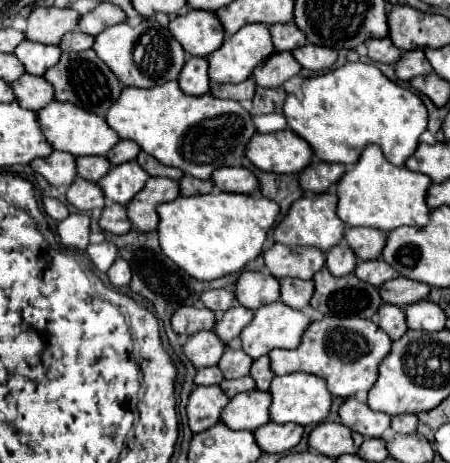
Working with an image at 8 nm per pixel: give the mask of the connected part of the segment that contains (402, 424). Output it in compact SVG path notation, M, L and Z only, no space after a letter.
M399 414L399 416L393 418L391 428L397 434L411 434L411 432L417 430L417 424L419 424L419 420L417 420L415 414Z

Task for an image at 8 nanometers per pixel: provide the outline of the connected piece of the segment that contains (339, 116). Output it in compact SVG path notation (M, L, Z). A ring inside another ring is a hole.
M365 62L345 64L327 74L303 80L301 90L287 96L283 114L287 116L289 128L311 144L315 156L319 156L325 162L341 162L345 166L355 164L367 144L379 144L391 164L403 166L405 160L411 154L415 154L415 148L419 146L419 136L427 130L429 122L427 108L415 92L395 84L377 66Z

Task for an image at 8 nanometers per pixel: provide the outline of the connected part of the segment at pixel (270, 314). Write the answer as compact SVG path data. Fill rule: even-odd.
M283 302L265 304L255 310L255 318L241 332L243 350L251 358L259 358L273 348L297 348L311 322L307 314Z

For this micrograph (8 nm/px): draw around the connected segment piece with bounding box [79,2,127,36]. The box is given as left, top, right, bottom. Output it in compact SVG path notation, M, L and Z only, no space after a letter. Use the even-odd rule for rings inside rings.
M101 2L95 10L91 10L89 14L81 16L79 20L79 30L81 32L87 32L91 36L97 36L99 32L103 32L103 28L111 26L111 24L119 24L119 22L125 22L127 16L125 12L117 6L117 4L111 4L111 2Z

